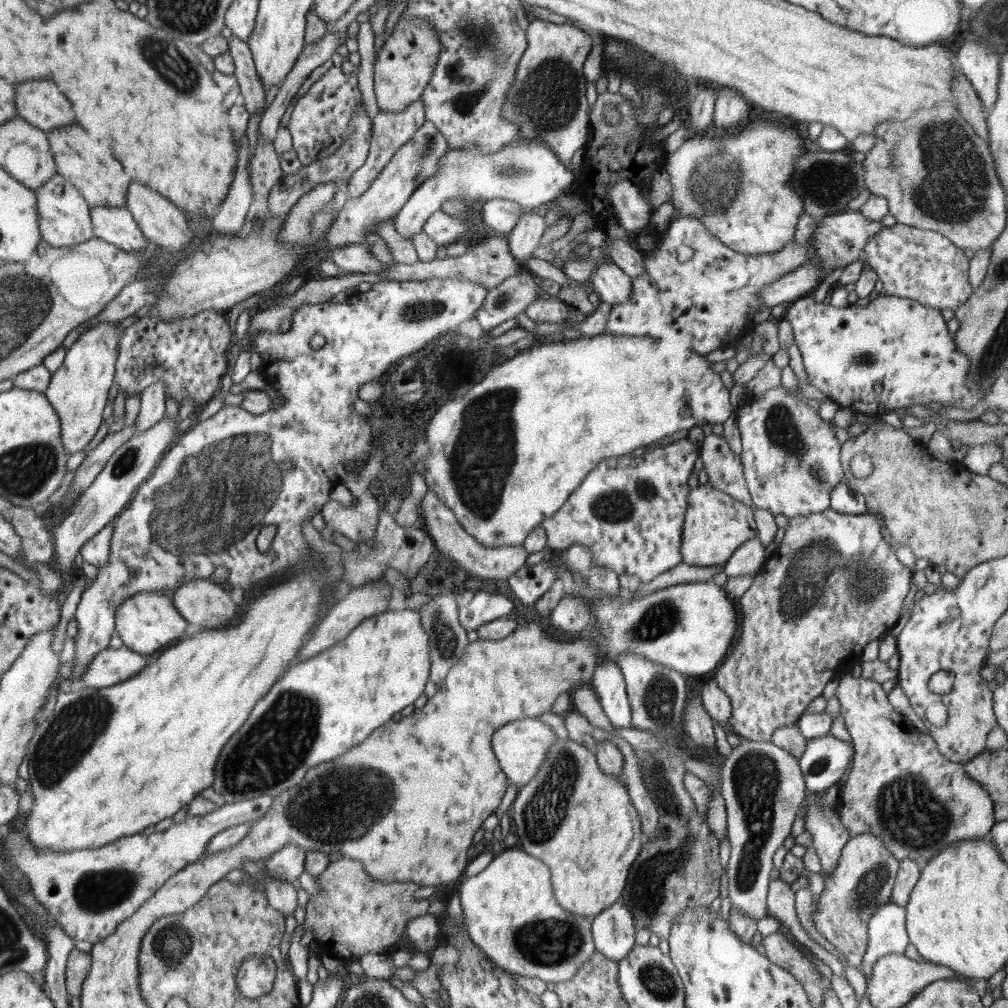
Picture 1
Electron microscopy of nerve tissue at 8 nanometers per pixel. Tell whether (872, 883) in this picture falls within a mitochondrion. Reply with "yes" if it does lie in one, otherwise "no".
yes

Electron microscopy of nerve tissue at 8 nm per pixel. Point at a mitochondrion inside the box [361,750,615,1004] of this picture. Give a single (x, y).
(552, 943)

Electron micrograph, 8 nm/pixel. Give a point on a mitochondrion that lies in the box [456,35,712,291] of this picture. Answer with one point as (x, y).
(549, 98)

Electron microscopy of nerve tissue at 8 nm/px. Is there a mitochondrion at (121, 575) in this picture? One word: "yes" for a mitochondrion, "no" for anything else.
no

